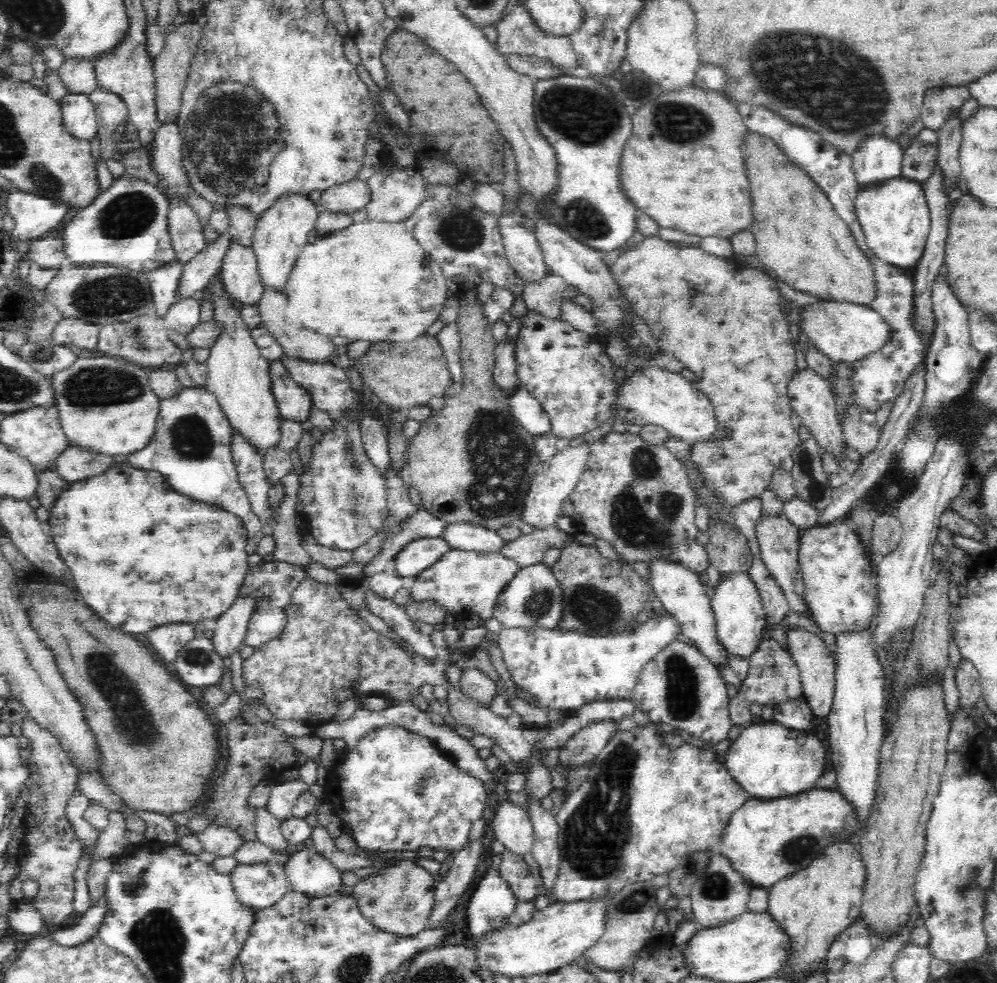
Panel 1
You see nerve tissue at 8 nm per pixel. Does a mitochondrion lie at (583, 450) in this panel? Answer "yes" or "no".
no

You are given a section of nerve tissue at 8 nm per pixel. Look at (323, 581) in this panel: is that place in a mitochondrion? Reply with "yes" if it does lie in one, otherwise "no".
no

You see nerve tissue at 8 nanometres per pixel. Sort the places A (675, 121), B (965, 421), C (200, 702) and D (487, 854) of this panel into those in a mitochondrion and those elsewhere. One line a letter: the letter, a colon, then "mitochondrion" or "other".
A: mitochondrion
B: other
C: other
D: other

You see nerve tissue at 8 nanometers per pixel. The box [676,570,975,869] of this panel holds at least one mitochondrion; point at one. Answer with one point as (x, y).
(795, 852)

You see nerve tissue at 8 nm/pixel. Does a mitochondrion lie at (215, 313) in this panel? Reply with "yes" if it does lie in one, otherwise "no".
no

